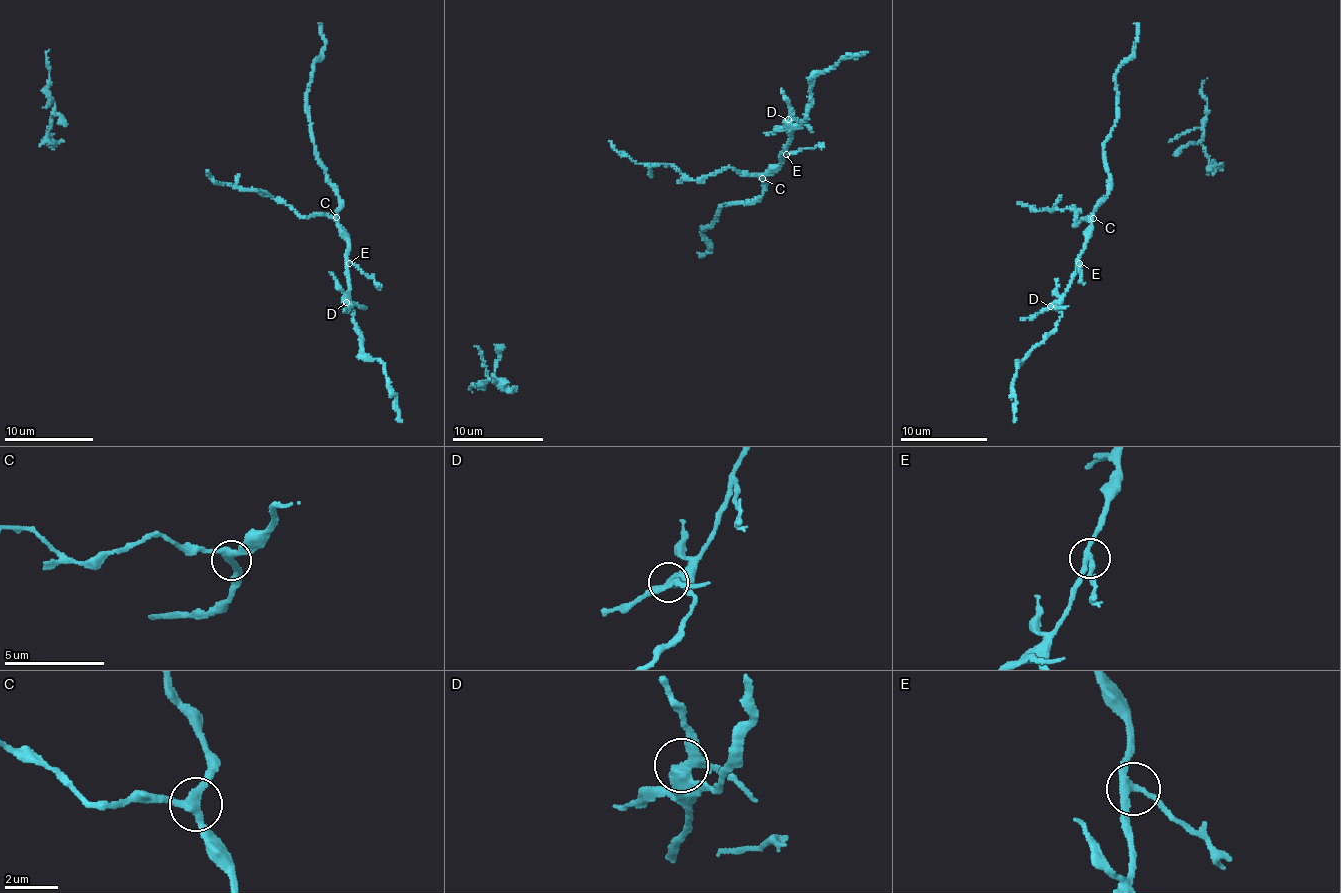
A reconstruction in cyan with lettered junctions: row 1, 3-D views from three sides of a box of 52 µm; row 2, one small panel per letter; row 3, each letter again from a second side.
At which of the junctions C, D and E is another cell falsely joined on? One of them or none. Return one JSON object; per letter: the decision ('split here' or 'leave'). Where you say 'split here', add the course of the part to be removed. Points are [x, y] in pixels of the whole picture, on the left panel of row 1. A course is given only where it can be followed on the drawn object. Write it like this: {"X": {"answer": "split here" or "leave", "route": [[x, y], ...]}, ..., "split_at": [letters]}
{"C": {"answer": "leave"}, "D": {"answer": "split here"}, "E": {"answer": "leave"}, "split_at": ["D"]}

